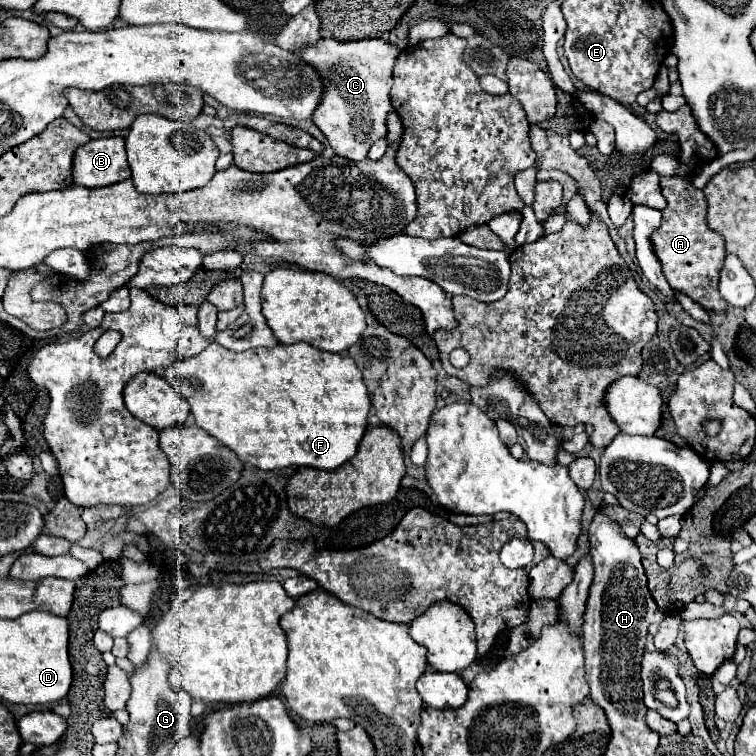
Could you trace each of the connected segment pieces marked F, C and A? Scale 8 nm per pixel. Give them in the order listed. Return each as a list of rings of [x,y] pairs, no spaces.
[[[210,343],[198,357],[188,357],[170,365],[164,377],[184,395],[198,427],[230,447],[244,463],[264,471],[292,465],[334,471],[356,455],[358,443],[368,427],[372,399],[354,359],[342,353],[320,351],[306,343],[280,343],[272,349],[262,347],[246,353],[226,351],[218,343]]]
[[[320,39],[314,47],[306,47],[302,53],[298,53],[300,59],[320,71],[326,83],[322,103],[314,111],[312,121],[326,135],[336,155],[352,161],[362,161],[368,157],[372,143],[386,135],[386,117],[388,111],[392,111],[392,67],[396,63],[398,53],[400,51],[394,45],[382,39]]]
[[[660,177],[662,195],[668,199],[668,207],[662,211],[662,225],[650,235],[654,253],[662,263],[666,281],[674,291],[688,295],[700,307],[724,313],[726,301],[718,295],[718,275],[726,257],[722,235],[714,233],[706,225],[706,199],[700,189],[692,187],[688,177]]]

